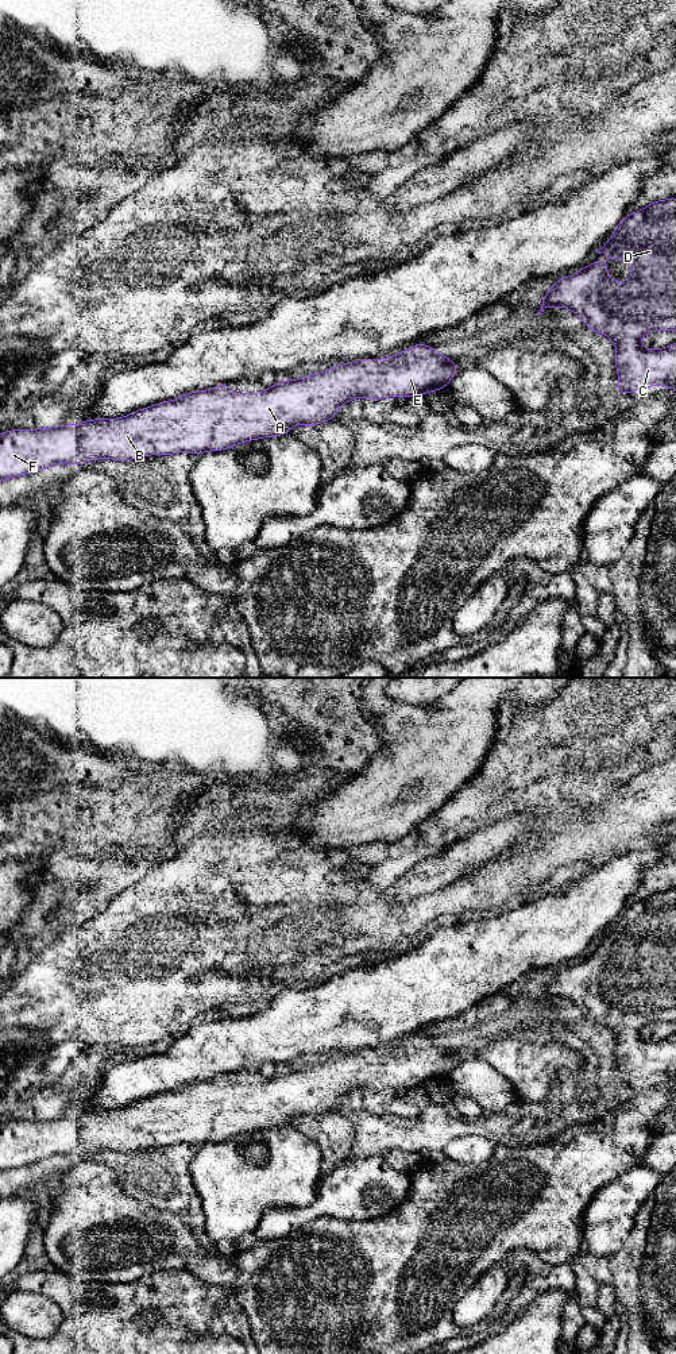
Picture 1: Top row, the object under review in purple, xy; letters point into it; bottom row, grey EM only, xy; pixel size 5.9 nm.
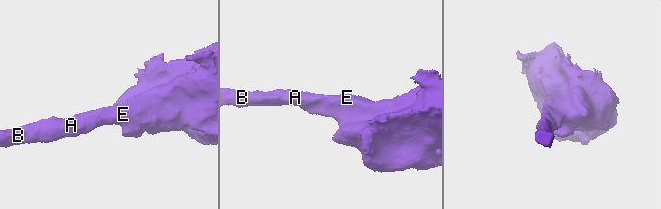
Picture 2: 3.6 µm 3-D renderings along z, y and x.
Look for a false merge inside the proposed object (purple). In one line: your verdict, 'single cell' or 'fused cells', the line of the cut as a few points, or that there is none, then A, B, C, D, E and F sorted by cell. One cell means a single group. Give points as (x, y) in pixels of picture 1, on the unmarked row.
single cell; cut none; groups A B C D E F

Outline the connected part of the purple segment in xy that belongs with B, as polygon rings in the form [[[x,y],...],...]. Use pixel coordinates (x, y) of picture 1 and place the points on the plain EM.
[[[414,1035],[409,1042],[401,1042],[395,1048],[356,1050],[300,1071],[279,1072],[260,1084],[233,1084],[227,1075],[223,1075],[210,1081],[192,1083],[179,1089],[143,1099],[120,1110],[85,1111],[77,1116],[67,1115],[55,1119],[12,1120],[0,1125],[0,1172],[42,1162],[45,1158],[57,1154],[81,1157],[93,1150],[130,1152],[147,1146],[173,1146],[182,1142],[190,1145],[221,1142],[244,1133],[283,1126],[297,1115],[314,1116],[325,1114],[337,1104],[341,1096],[355,1088],[368,1088],[371,1091],[382,1091],[383,1088],[410,1089],[432,1081],[441,1083],[457,1064],[456,1054],[452,1050],[443,1048],[429,1037]]]

